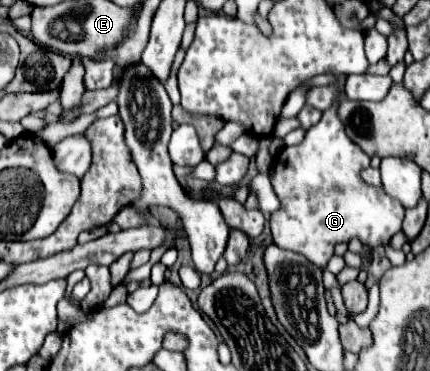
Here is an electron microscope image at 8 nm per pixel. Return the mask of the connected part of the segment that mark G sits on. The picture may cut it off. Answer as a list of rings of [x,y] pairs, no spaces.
[[[337,104],[331,106],[327,112],[323,112],[323,118],[305,132],[305,138],[301,144],[281,148],[281,152],[275,156],[275,160],[277,162],[273,162],[271,184],[281,202],[281,208],[271,214],[269,226],[271,226],[273,242],[279,248],[299,252],[299,254],[307,256],[313,264],[317,264],[325,270],[329,258],[333,256],[335,244],[349,242],[351,238],[359,238],[363,244],[367,244],[371,248],[383,246],[385,254],[393,266],[405,262],[403,250],[393,250],[389,244],[391,236],[401,230],[405,208],[401,204],[397,204],[395,198],[387,196],[381,186],[369,186],[361,180],[361,170],[365,170],[369,166],[369,156],[357,144],[353,144],[349,140],[349,136],[345,134],[343,122],[337,116]]]

